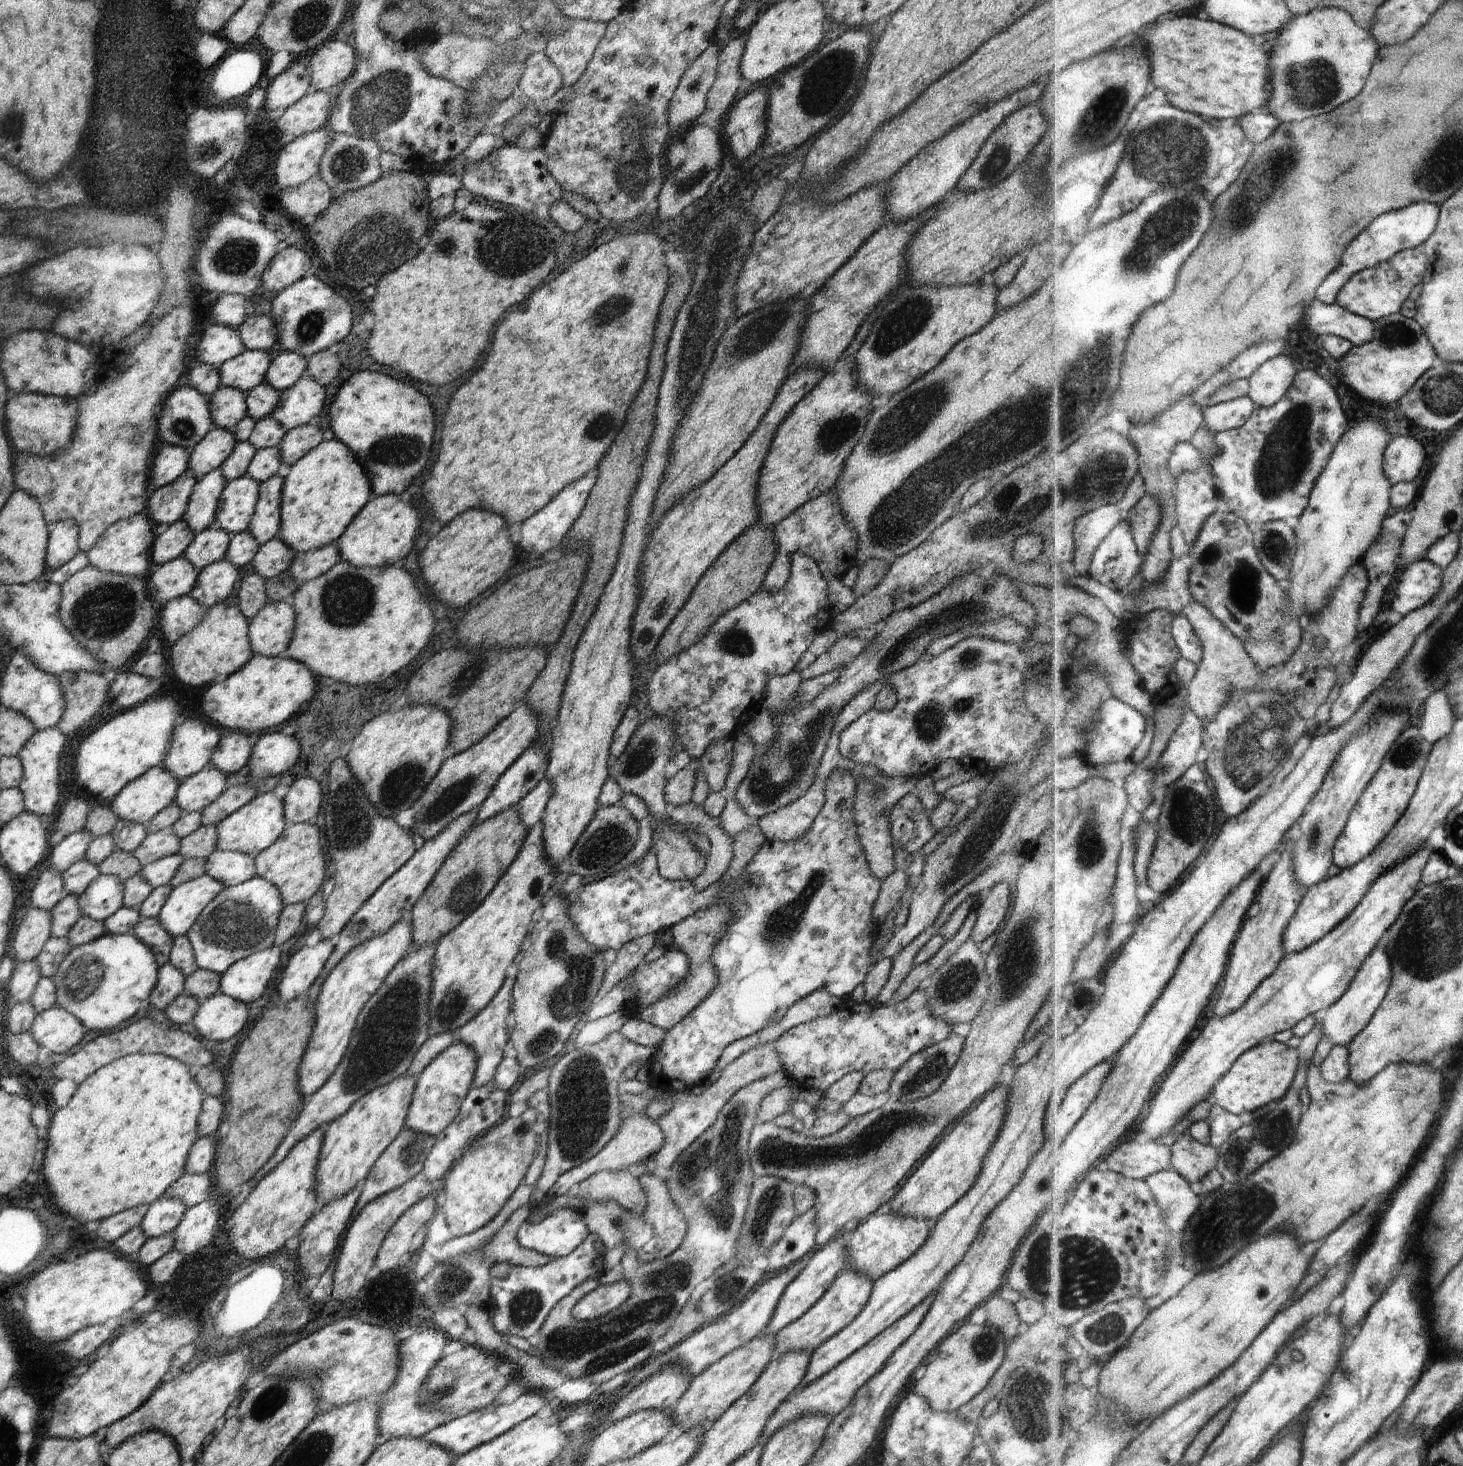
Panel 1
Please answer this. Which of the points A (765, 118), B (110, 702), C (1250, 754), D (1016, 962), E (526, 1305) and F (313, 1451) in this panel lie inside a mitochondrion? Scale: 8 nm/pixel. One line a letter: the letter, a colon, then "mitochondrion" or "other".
A: other
B: other
C: mitochondrion
D: mitochondrion
E: mitochondrion
F: mitochondrion

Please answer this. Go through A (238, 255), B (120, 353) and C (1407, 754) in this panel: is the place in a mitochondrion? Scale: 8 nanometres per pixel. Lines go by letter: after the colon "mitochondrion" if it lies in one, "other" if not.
A: mitochondrion
B: other
C: mitochondrion

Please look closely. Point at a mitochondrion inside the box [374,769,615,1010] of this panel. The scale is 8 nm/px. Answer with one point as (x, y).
(459, 790)

